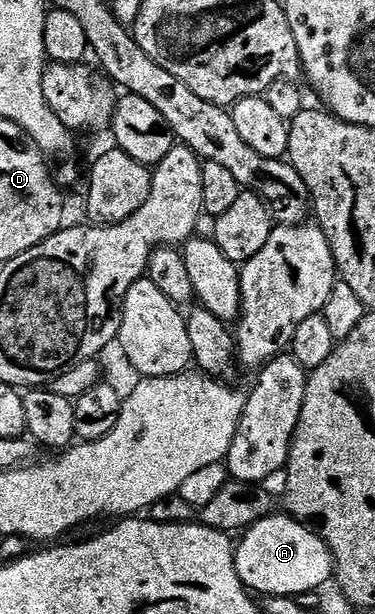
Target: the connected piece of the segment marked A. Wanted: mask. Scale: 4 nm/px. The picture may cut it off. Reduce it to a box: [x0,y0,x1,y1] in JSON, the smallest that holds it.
[235,512,335,598]

